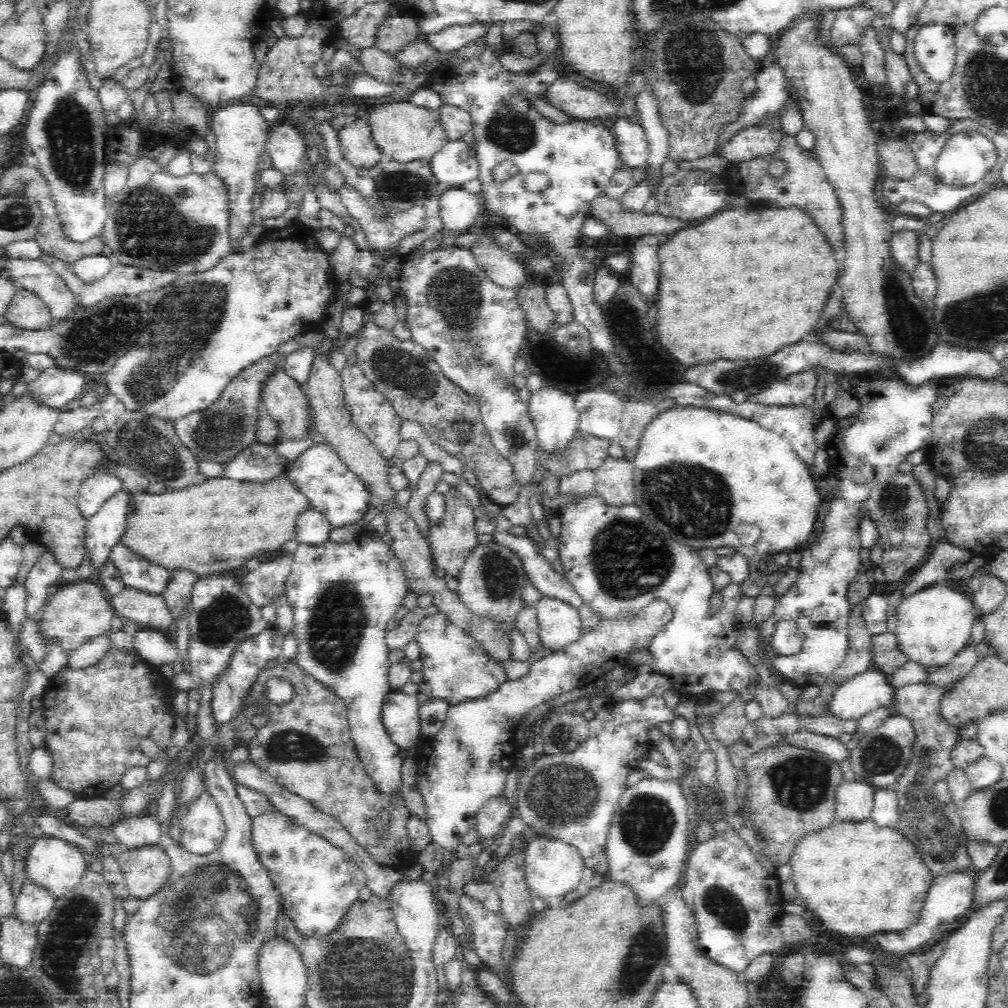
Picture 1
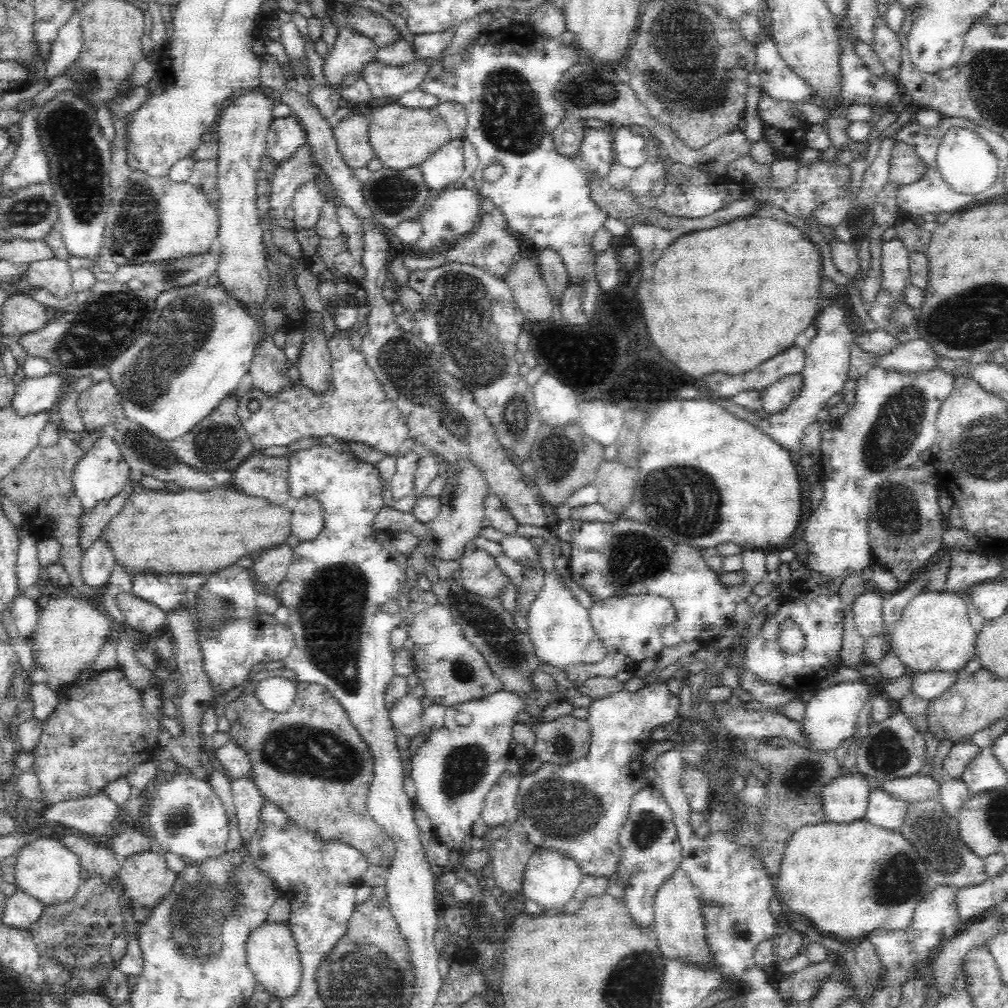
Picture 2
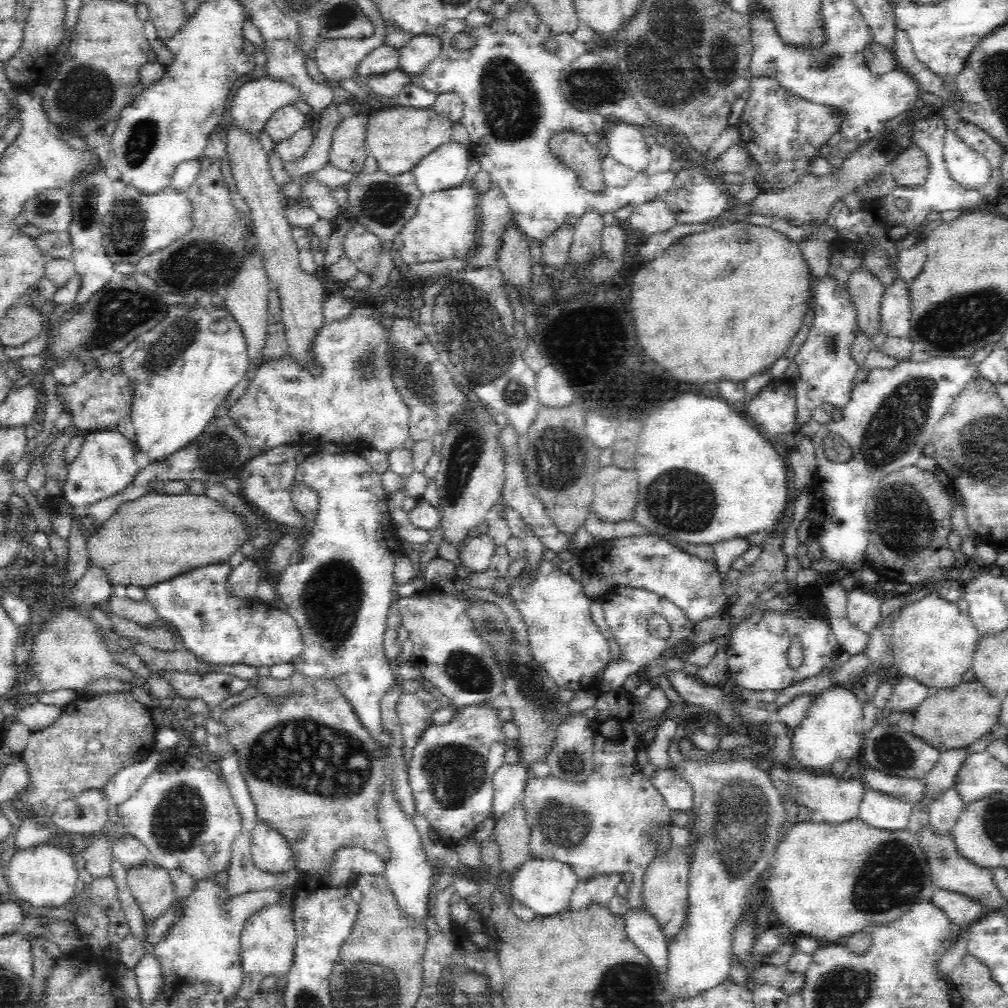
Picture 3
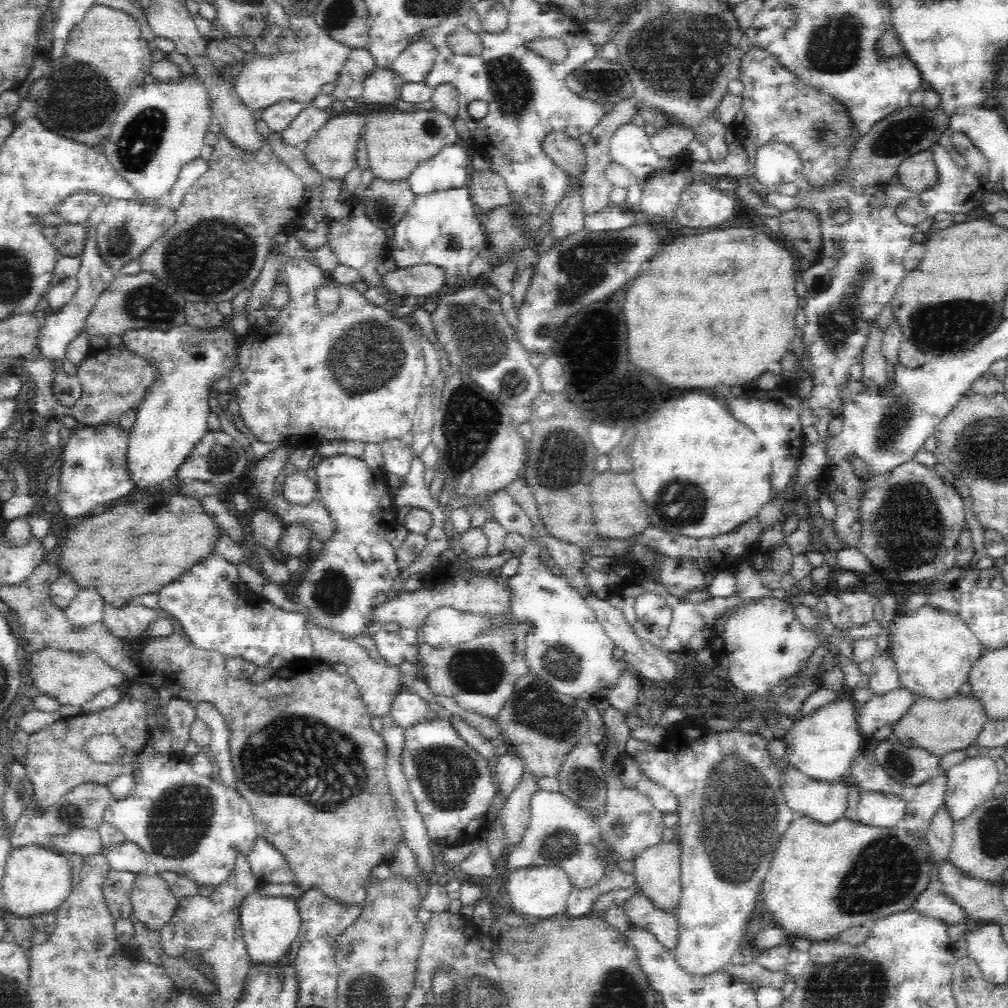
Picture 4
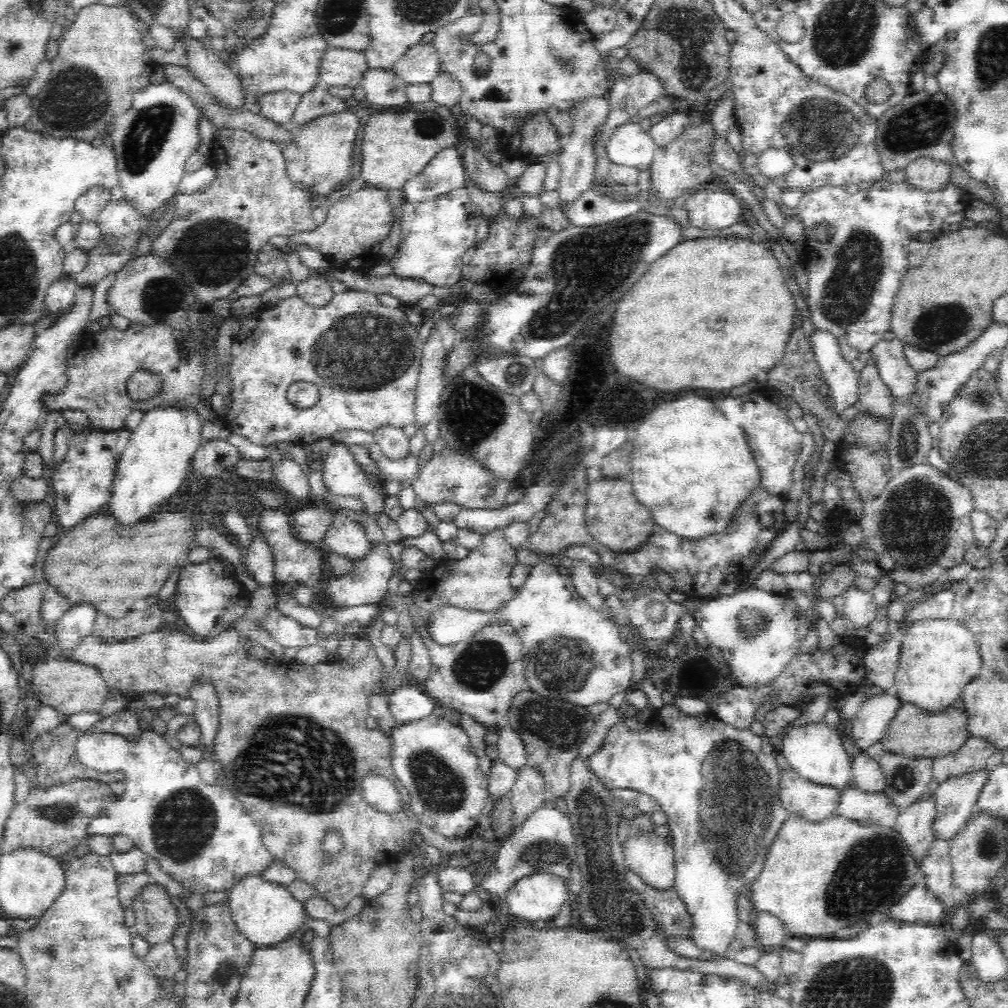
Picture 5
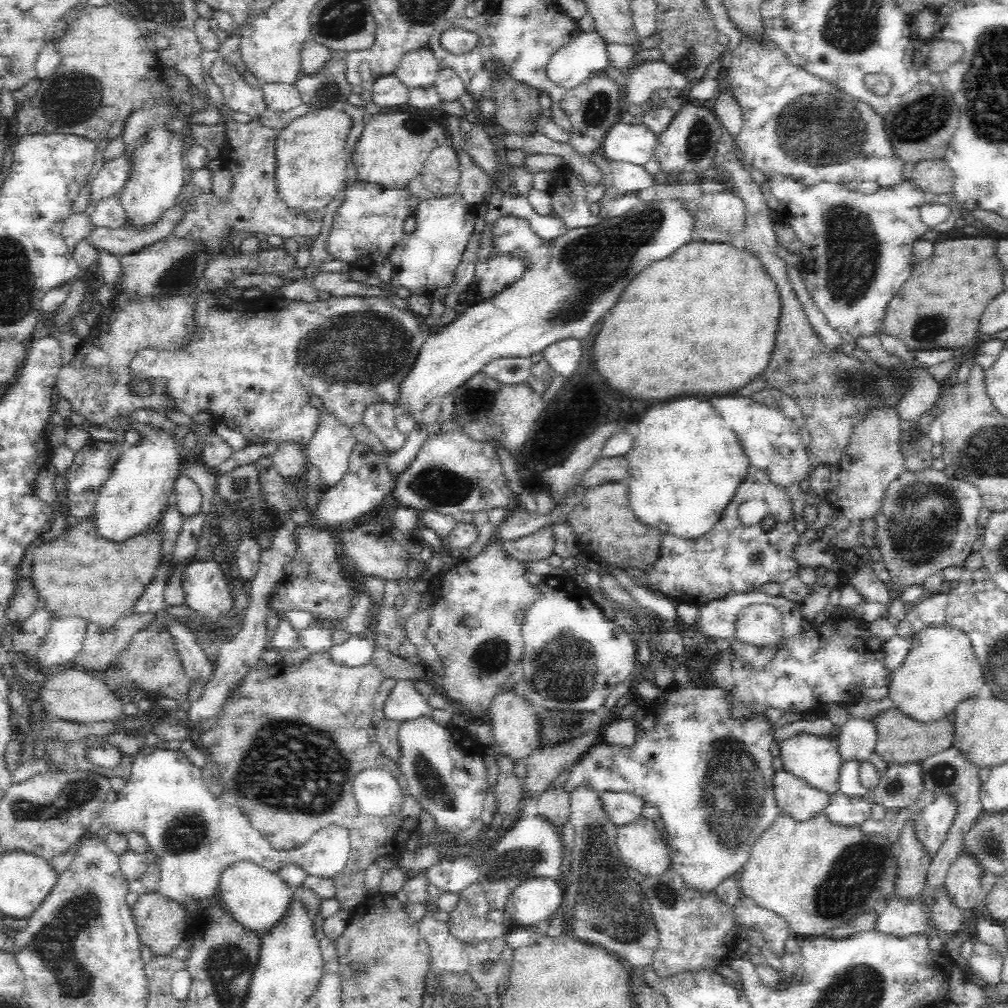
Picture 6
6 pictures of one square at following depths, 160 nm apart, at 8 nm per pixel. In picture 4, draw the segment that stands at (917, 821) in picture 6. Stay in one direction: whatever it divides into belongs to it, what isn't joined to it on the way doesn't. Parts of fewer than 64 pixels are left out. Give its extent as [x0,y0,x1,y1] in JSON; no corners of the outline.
[943,755,1000,822]

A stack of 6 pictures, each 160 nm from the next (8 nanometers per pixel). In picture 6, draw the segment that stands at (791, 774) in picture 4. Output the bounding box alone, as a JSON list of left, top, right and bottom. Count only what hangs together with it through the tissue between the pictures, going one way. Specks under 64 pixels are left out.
[773,771,831,822]

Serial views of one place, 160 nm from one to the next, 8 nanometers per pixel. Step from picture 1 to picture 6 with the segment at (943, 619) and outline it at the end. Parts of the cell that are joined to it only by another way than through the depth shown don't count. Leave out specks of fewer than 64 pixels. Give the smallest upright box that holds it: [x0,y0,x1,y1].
[887,625,983,724]

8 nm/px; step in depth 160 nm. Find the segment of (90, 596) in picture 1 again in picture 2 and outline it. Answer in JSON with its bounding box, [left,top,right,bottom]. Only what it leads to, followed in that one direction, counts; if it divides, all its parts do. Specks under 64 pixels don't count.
[27,591,112,693]

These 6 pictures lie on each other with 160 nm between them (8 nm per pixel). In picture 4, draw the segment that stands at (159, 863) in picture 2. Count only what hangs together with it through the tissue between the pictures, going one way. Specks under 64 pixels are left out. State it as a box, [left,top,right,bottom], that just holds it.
[130,870,178,931]

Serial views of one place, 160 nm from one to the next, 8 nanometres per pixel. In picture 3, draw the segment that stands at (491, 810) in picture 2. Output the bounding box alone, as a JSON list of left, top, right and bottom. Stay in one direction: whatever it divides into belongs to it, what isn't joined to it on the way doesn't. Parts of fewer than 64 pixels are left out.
[492,763,531,820]

